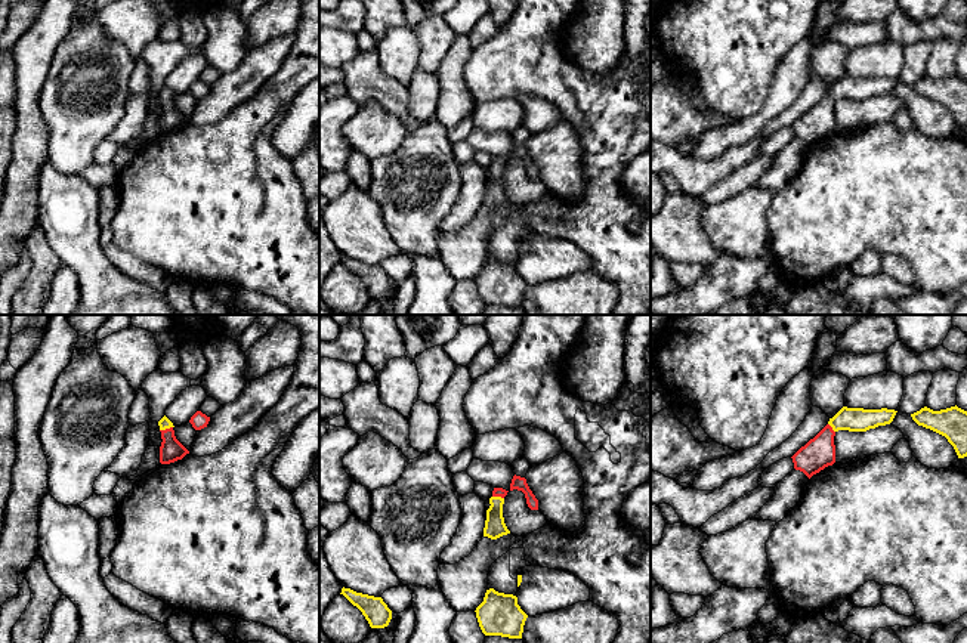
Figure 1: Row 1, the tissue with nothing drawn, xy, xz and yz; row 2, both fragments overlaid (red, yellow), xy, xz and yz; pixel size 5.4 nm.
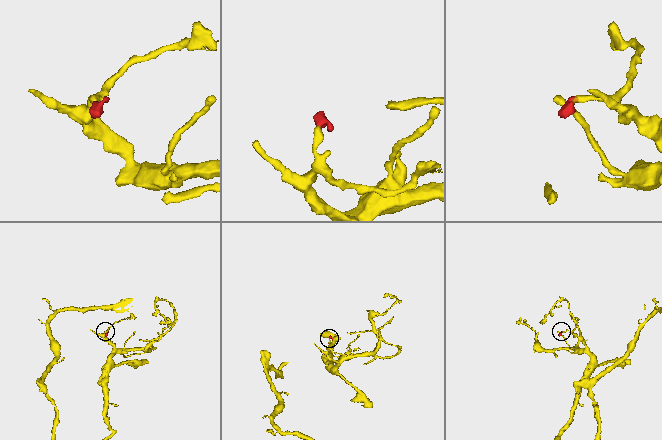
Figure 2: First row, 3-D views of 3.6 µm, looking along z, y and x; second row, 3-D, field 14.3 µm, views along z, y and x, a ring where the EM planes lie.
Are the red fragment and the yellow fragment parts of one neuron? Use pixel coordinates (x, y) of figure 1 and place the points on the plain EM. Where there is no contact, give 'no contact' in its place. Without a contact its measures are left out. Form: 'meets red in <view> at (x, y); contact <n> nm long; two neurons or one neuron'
meets red in xy at (166, 98); contact 80 nm long; one neuron

